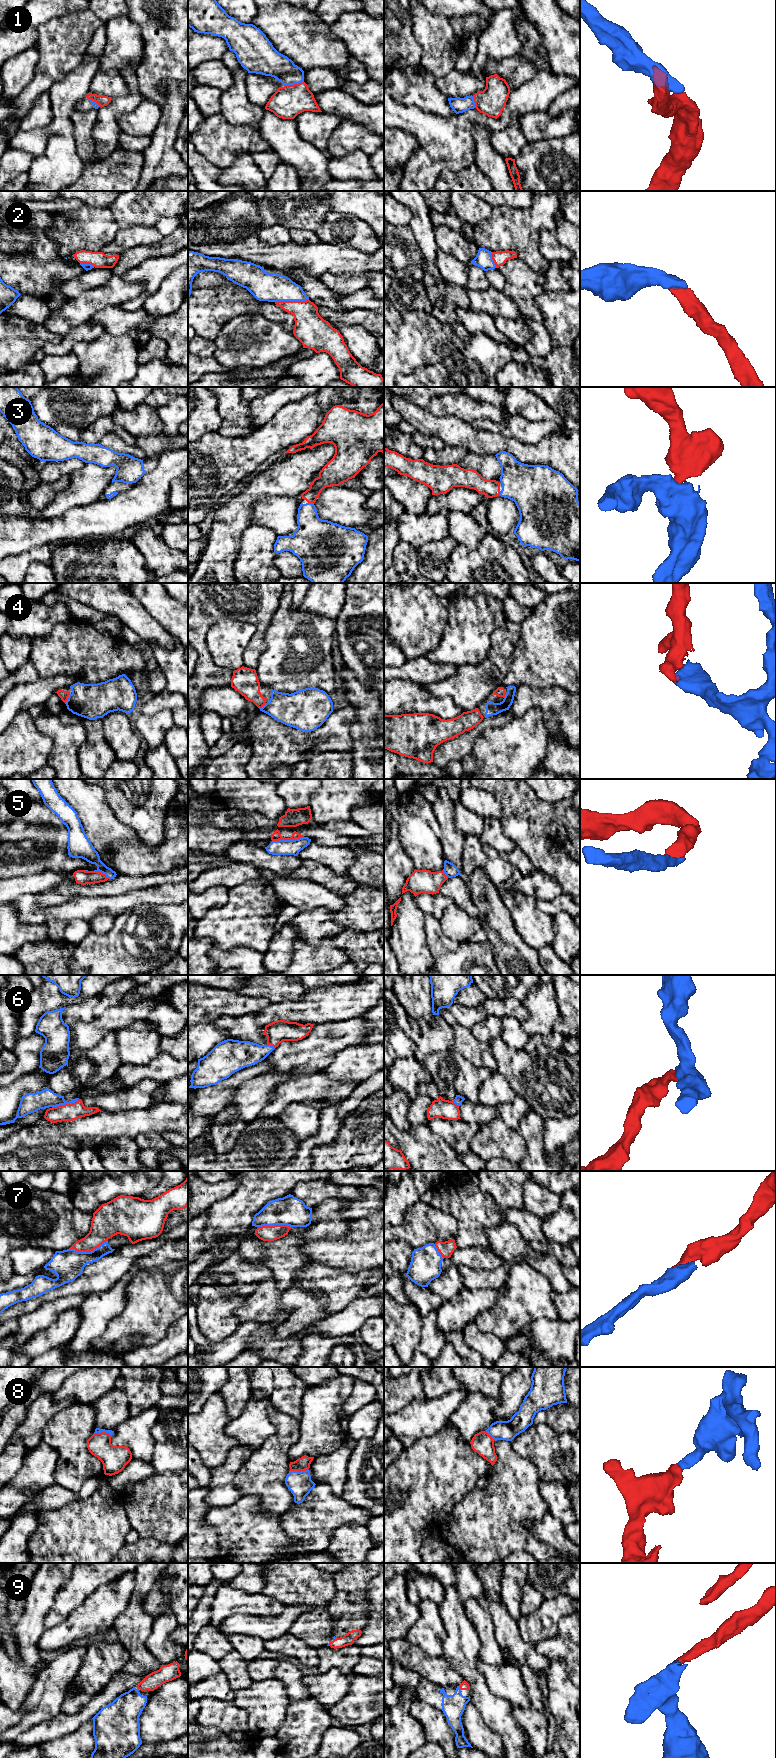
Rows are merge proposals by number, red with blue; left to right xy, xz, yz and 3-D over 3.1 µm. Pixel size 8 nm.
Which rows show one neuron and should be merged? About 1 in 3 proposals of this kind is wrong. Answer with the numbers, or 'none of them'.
1, 2, 3, 4, 5, 6, 7, 8, 9

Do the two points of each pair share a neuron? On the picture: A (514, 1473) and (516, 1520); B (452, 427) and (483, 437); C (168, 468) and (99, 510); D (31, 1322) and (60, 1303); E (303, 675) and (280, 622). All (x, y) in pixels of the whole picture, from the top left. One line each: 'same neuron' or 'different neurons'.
A: same neuron
B: same neuron
C: same neuron
D: same neuron
E: same neuron

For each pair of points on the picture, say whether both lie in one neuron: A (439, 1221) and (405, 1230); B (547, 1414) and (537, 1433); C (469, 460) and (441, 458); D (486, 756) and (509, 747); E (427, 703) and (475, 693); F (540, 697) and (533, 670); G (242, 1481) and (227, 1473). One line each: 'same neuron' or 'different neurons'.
A: same neuron
B: different neurons
C: different neurons
D: same neuron
E: different neurons
F: different neurons
G: different neurons

